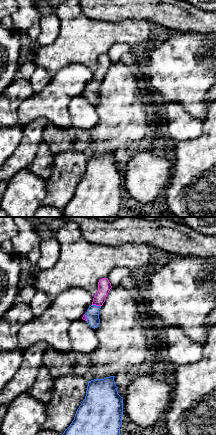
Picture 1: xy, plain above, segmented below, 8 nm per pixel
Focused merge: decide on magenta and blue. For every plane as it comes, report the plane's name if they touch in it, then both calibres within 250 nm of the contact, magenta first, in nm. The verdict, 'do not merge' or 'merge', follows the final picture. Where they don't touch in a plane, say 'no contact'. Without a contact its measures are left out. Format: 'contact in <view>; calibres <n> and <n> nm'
contact in xy; calibres 110 and 110 nm

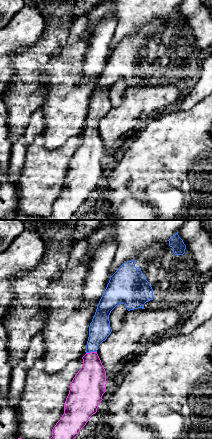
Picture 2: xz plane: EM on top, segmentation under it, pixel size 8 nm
contact in xz; calibres 260 and 170 nm

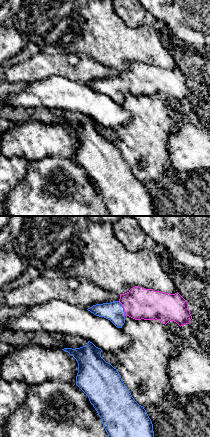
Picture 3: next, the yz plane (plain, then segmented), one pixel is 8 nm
contact in yz; calibres 260 and 160 nm

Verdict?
merge

